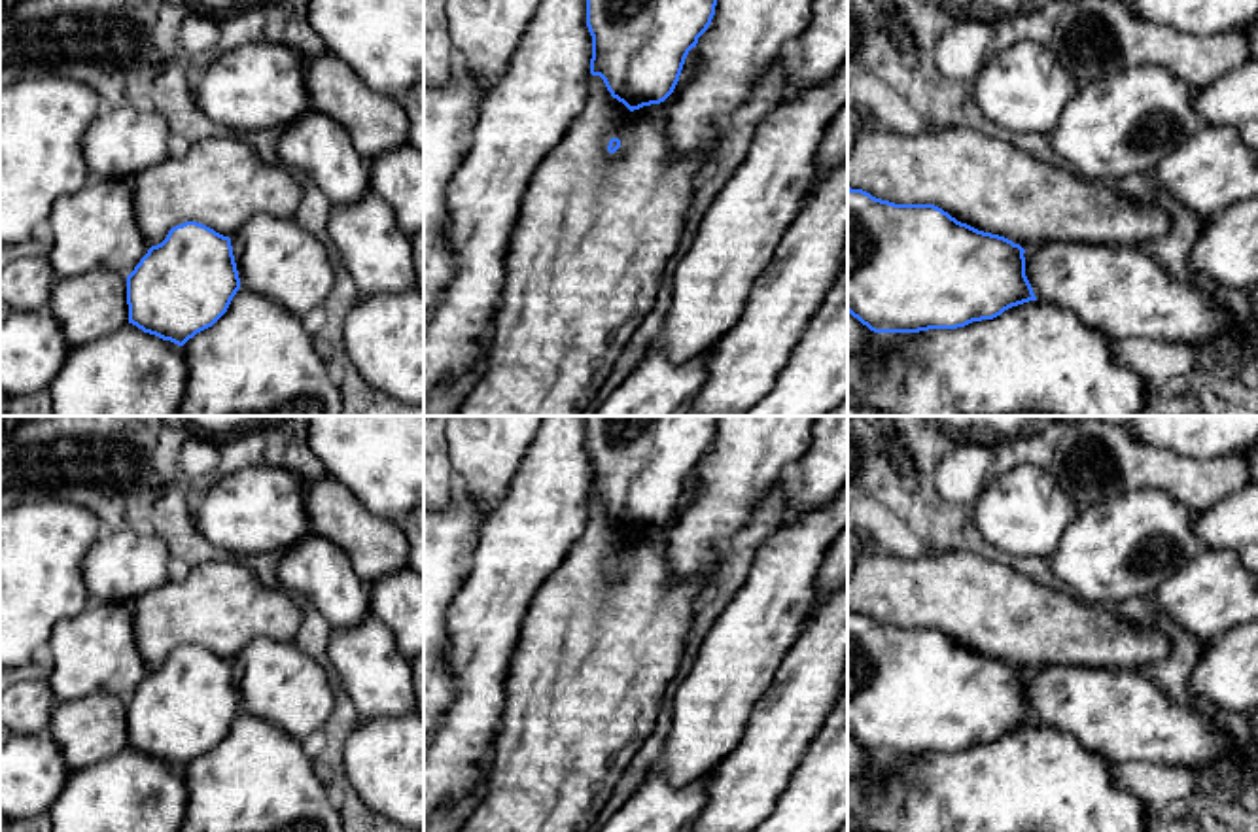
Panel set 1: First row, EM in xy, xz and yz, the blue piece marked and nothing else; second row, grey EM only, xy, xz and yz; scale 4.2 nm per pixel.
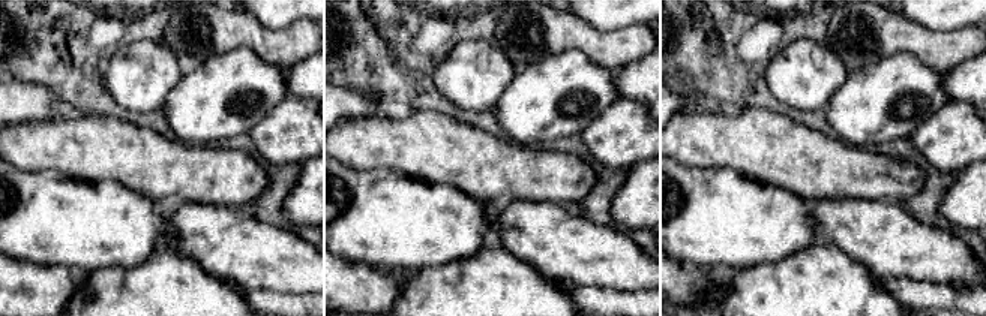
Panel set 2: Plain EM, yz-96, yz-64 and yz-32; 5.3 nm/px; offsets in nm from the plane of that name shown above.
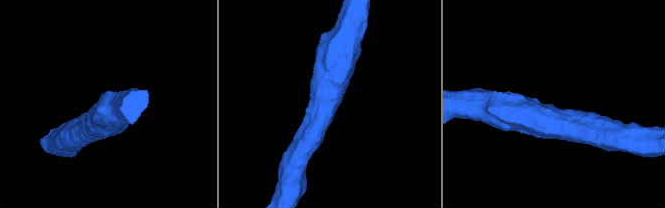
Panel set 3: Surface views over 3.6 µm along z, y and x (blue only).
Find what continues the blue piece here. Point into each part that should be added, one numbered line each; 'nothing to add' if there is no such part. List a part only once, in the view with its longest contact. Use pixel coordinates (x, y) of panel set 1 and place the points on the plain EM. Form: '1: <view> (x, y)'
nothing to add

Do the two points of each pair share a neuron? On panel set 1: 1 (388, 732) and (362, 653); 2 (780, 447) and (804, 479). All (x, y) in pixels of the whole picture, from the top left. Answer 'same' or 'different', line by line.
1: different
2: different

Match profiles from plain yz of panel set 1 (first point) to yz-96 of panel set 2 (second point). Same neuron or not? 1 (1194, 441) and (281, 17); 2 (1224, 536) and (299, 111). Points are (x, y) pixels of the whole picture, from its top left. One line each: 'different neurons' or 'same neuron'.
1: same neuron
2: different neurons

